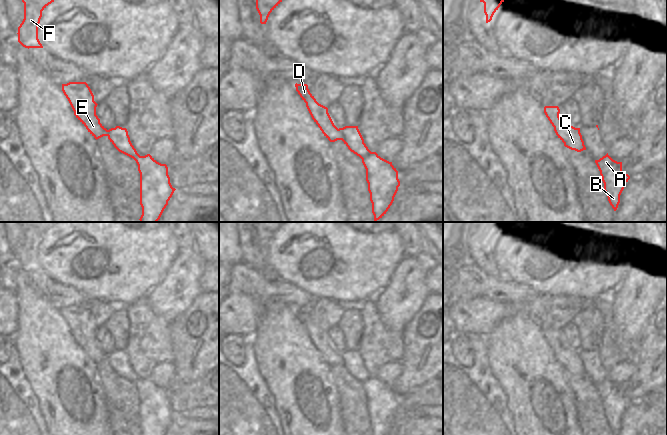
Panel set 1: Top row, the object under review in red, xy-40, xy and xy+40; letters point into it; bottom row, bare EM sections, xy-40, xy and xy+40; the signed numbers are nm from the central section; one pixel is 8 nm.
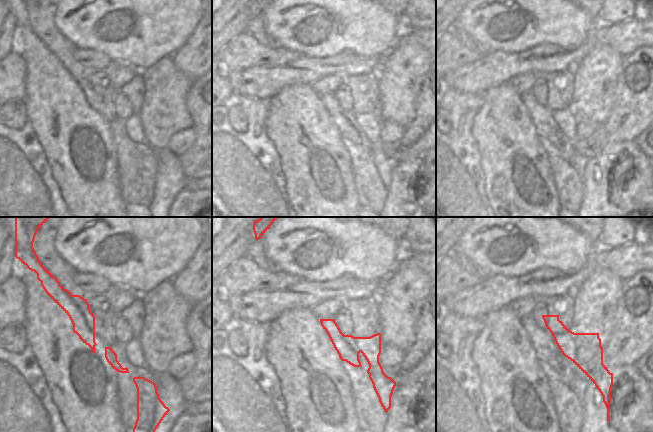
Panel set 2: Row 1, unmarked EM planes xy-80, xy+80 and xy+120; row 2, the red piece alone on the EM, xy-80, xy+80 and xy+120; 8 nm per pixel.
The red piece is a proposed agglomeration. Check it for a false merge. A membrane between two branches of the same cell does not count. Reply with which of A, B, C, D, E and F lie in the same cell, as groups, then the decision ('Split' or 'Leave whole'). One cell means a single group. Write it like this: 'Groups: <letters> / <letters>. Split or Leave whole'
Groups: A B C D E F. Leave whole

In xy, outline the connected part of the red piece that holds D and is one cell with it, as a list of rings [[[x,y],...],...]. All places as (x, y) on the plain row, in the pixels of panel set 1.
[[[296,307],[295,311],[324,360],[330,366],[342,364],[351,376],[362,383],[366,393],[372,435],[388,435],[400,410],[398,395],[392,386],[368,373],[358,350],[345,350],[338,353],[328,337],[328,332],[316,325],[307,308]]]

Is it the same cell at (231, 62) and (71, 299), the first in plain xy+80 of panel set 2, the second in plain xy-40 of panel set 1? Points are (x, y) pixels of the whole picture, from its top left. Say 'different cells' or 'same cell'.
same cell

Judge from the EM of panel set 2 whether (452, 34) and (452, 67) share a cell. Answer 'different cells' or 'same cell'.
different cells

